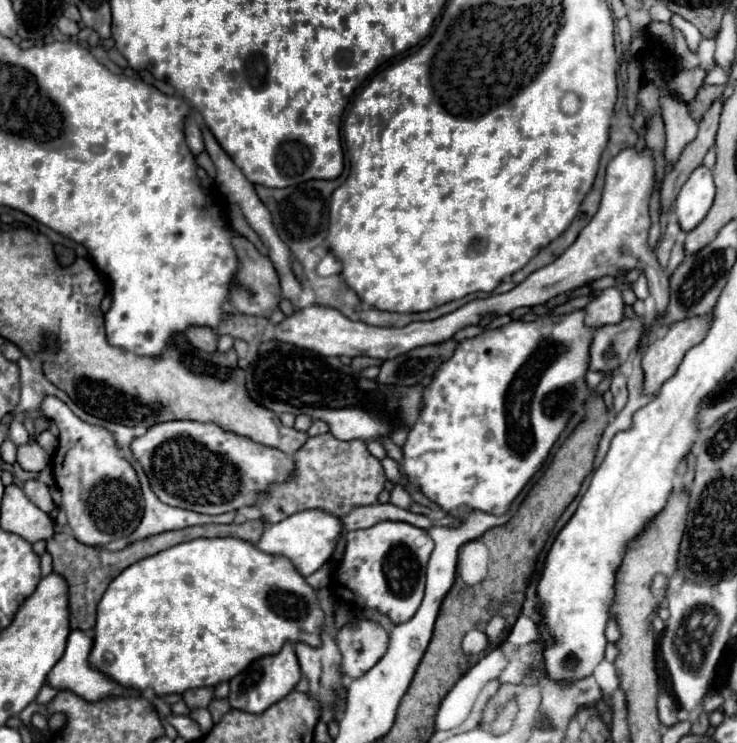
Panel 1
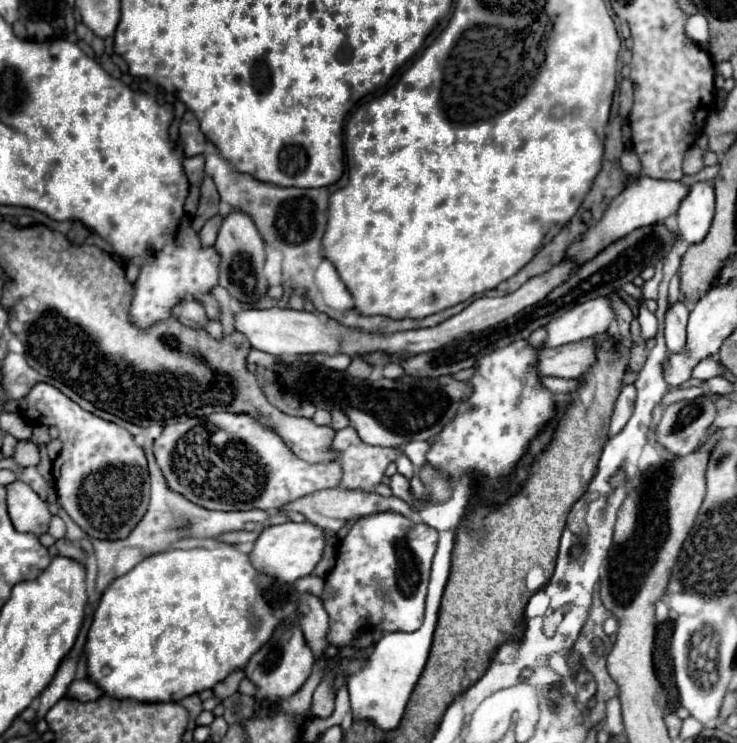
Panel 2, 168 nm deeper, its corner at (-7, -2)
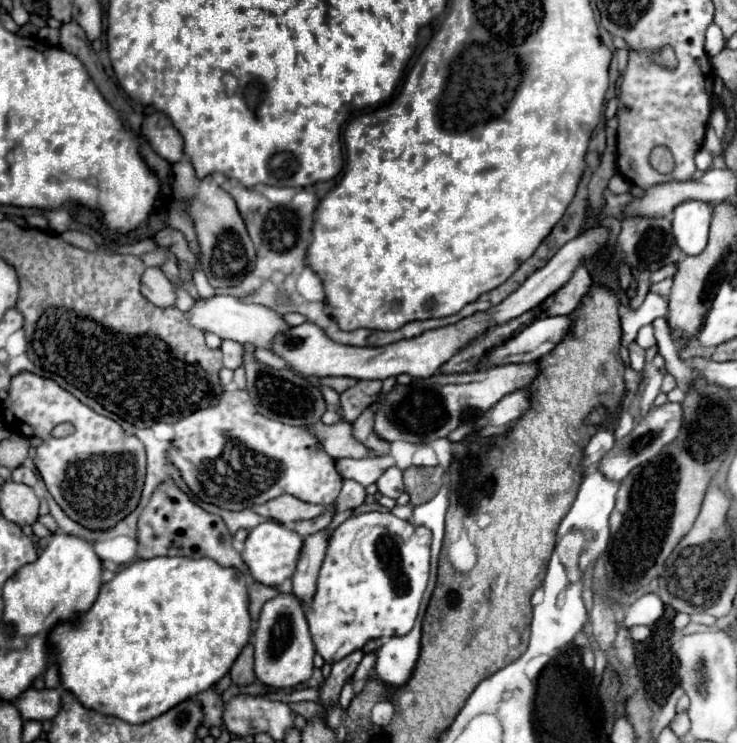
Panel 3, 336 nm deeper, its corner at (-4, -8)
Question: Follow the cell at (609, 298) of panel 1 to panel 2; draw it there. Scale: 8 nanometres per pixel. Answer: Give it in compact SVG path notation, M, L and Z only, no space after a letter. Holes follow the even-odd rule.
M598 297L586 303L580 303L578 307L572 307L566 311L566 315L560 315L558 319L552 319L546 325L546 347L560 347L566 343L590 339L598 333L608 331L608 327L616 321L616 315L608 303L608 299Z

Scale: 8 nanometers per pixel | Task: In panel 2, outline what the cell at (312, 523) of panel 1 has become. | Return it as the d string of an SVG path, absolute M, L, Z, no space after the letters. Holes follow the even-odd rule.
M304 521L304 523L282 523L282 525L268 525L258 535L254 549L250 551L250 561L258 571L270 575L284 583L294 583L300 577L306 577L314 571L316 563L322 557L326 543L326 531Z

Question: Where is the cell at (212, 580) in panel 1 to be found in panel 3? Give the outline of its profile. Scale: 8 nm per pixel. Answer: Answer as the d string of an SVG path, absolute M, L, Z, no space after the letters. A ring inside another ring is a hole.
M153 557L121 569L99 591L93 607L77 623L61 623L51 633L51 647L59 661L61 685L87 709L143 723L163 715L177 703L207 691L225 677L249 643L251 613L247 575L235 567L221 567L207 557Z

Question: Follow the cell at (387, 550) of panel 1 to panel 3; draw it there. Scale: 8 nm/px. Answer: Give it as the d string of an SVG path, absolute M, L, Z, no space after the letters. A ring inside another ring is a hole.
M371 511L341 523L329 539L317 593L307 607L317 653L327 663L337 663L363 649L369 639L407 635L415 625L427 587L429 553L431 531L411 525L389 511Z

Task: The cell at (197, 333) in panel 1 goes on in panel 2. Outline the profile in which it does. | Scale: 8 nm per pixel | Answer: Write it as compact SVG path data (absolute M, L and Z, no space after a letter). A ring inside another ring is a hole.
M186 299L182 303L176 303L172 315L180 323L190 325L190 327L206 327L206 321L208 321L204 307L196 299Z

